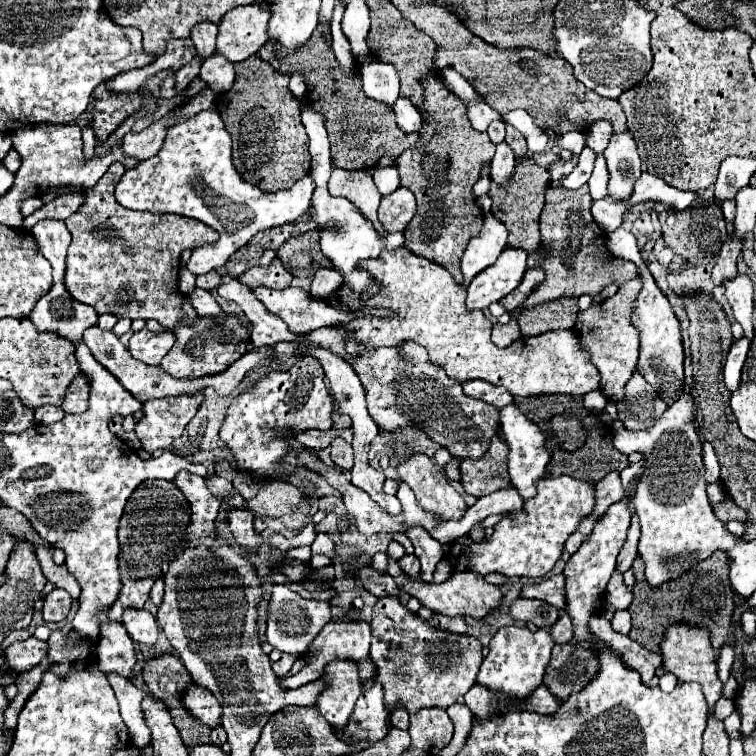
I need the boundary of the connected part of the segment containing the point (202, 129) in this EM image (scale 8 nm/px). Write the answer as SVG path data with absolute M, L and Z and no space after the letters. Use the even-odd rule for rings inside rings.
M208 109L170 127L160 153L122 175L116 185L116 201L134 211L194 217L218 231L220 239L194 249L188 261L188 269L194 275L202 275L222 267L230 255L244 247L258 231L282 227L306 215L312 209L314 189L316 183L310 175L296 181L290 189L274 193L264 193L246 183L232 165L232 139L224 129L220 113Z

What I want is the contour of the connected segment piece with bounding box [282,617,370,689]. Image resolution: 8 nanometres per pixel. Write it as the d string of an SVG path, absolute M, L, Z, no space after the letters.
M348 617L344 619L332 619L328 625L324 625L324 629L318 633L316 641L312 641L312 645L308 645L306 655L310 655L310 659L306 661L306 665L302 667L300 673L296 673L294 677L282 679L282 685L286 689L296 689L302 687L310 681L316 681L320 677L320 673L324 673L324 665L328 665L328 661L332 659L348 659L348 661L362 661L368 657L370 651L370 625L364 619L352 621Z

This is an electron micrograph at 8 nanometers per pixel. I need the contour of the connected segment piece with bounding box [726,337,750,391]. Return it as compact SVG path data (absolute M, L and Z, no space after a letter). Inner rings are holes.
M742 337L742 339L738 339L738 341L732 343L730 353L728 353L728 357L726 357L726 359L728 359L726 363L732 363L732 391L738 389L738 385L740 385L740 369L742 369L742 365L744 365L748 347L750 347L750 339Z

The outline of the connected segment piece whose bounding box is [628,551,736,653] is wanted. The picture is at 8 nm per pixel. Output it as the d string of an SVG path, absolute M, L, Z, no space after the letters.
M716 551L712 557L696 563L690 571L680 575L678 579L672 579L660 587L650 587L644 579L638 581L638 559L632 565L632 571L636 575L634 585L634 601L630 605L632 615L632 631L628 637L636 643L640 643L644 649L652 653L660 653L660 641L666 633L666 629L672 623L686 623L694 627L704 627L710 631L710 641L716 653L720 653L720 647L726 643L726 633L730 627L730 617L734 611L734 593L728 579L728 559L726 553Z

